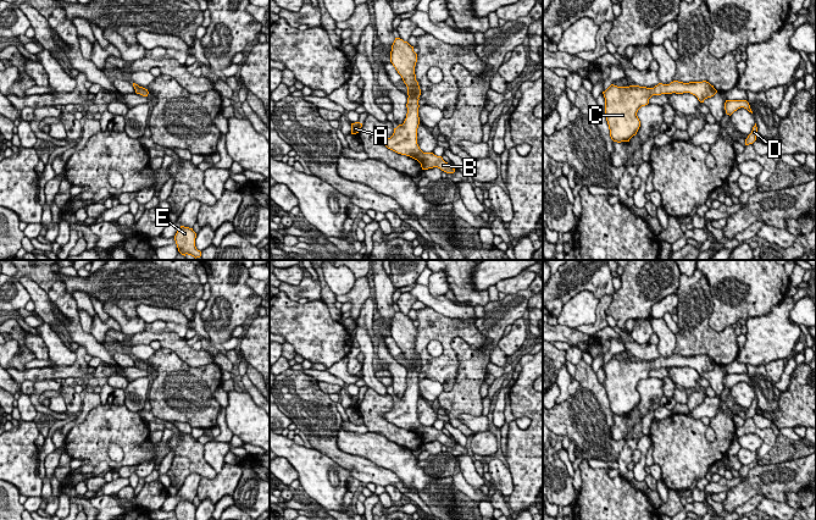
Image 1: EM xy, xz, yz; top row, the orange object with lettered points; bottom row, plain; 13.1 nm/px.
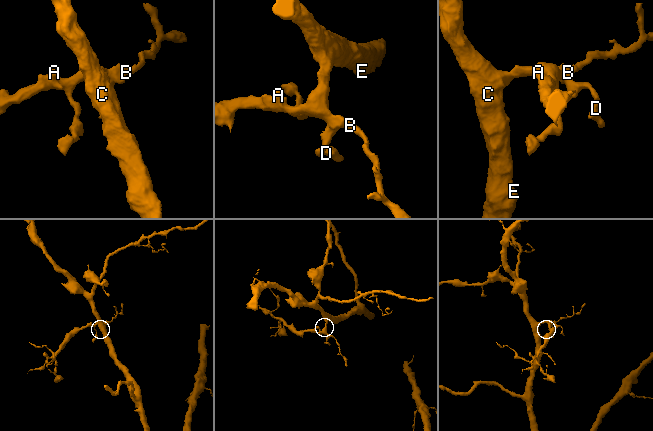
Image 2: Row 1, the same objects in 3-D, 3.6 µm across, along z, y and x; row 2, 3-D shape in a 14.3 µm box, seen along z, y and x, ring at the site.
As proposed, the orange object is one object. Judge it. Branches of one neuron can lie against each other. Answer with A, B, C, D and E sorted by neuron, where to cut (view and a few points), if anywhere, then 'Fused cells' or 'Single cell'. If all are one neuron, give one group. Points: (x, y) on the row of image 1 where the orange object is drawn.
Groups: A B C D E. No split. Single cell

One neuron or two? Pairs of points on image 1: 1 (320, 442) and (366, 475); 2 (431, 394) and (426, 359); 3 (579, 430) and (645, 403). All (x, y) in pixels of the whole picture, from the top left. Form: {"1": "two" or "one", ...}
{"1": "one", "2": "two", "3": "two"}

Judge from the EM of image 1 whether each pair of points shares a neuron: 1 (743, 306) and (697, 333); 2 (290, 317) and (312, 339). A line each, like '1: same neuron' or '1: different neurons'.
1: different neurons
2: same neuron

